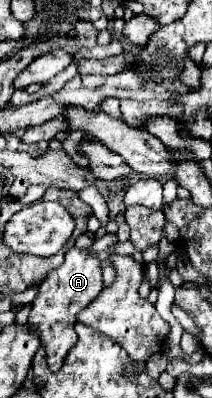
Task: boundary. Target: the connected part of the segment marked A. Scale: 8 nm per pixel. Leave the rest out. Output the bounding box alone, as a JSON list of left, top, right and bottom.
[28,234,118,372]

